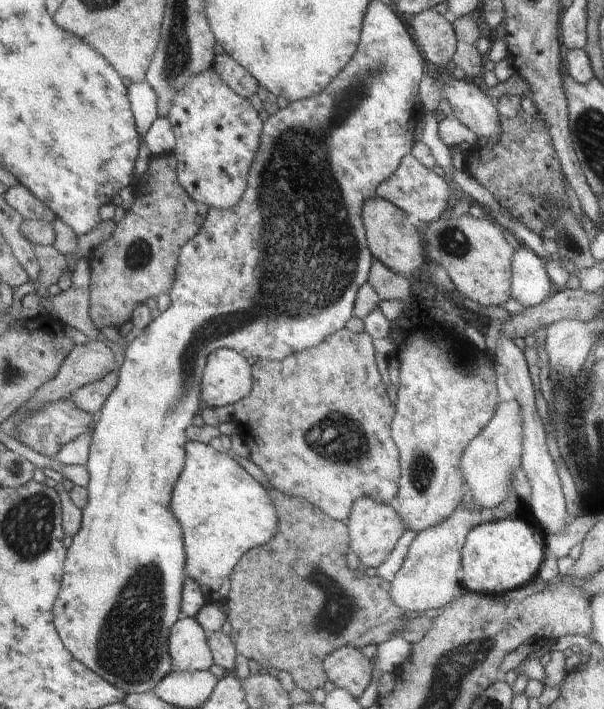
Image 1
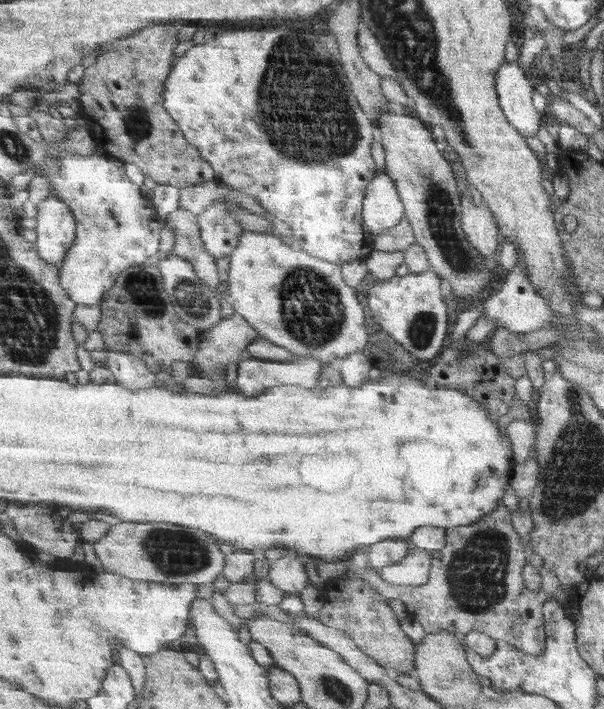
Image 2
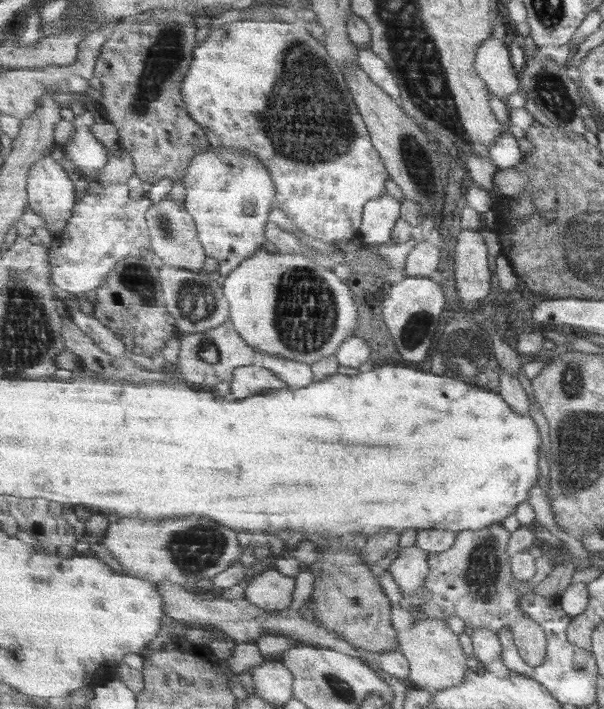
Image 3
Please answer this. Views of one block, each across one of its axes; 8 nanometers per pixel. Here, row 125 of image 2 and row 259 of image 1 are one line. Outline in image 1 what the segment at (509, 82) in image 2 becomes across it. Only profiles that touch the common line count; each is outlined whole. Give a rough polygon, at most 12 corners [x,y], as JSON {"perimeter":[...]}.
{"perimeter":[[528,247],[513,258],[513,297],[525,306],[553,293],[544,259]]}

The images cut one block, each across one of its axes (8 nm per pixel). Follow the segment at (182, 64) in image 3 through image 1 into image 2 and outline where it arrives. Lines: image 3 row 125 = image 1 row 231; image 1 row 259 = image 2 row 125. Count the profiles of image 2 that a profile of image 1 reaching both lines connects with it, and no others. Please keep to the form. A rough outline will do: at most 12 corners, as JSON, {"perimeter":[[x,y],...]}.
{"perimeter":[[172,22],[117,39],[86,67],[99,147],[156,183],[216,179],[164,106]]}

